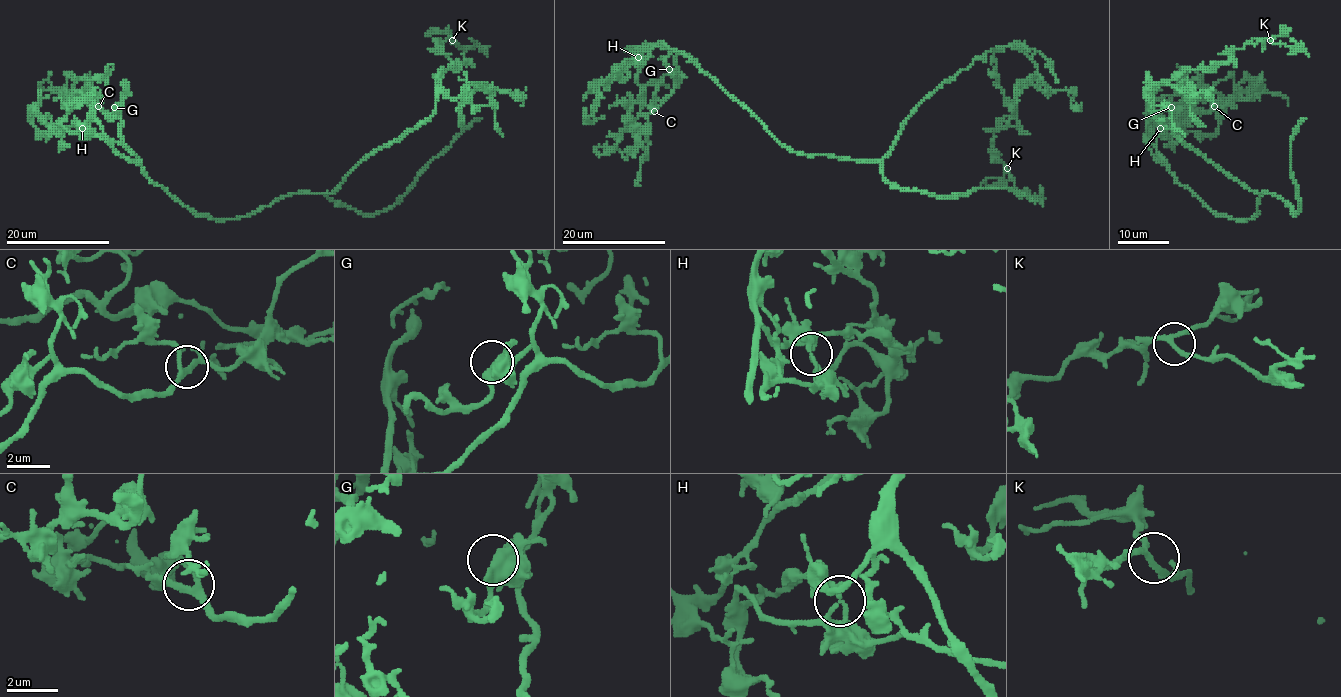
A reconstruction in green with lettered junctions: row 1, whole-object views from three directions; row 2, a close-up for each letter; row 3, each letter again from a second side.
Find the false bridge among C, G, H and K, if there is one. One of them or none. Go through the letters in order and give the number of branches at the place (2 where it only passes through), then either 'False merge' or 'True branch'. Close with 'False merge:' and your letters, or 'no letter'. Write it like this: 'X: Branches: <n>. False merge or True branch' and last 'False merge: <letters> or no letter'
C: Branches: 3. True branch
G: Branches: 3. True branch
H: Branches: 3. False merge
K: Branches: 3. True branch
False merge: H

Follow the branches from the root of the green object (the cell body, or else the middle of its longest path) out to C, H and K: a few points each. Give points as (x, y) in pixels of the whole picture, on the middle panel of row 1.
C: (845, 159), (805, 155), (787, 149), (686, 54), (676, 56), (674, 88), (654, 111)
H: (845, 159), (805, 155), (787, 149), (689, 56), (673, 48), (656, 45), (647, 57), (638, 57)
K: (845, 159), (879, 162), (909, 115), (990, 51), (1014, 114), (993, 141), (1007, 168)

